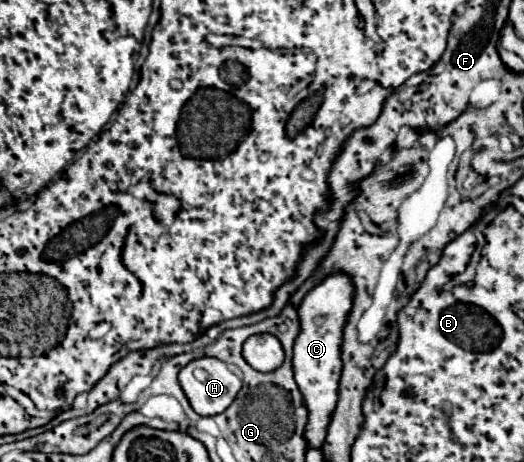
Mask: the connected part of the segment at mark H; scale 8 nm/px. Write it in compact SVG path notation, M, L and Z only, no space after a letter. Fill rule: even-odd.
M197 358L197 360L191 360L185 368L181 368L179 384L181 384L183 392L187 394L193 410L199 416L213 416L213 414L223 412L235 400L237 392L243 386L241 378L235 376L229 370L229 366L219 358Z

